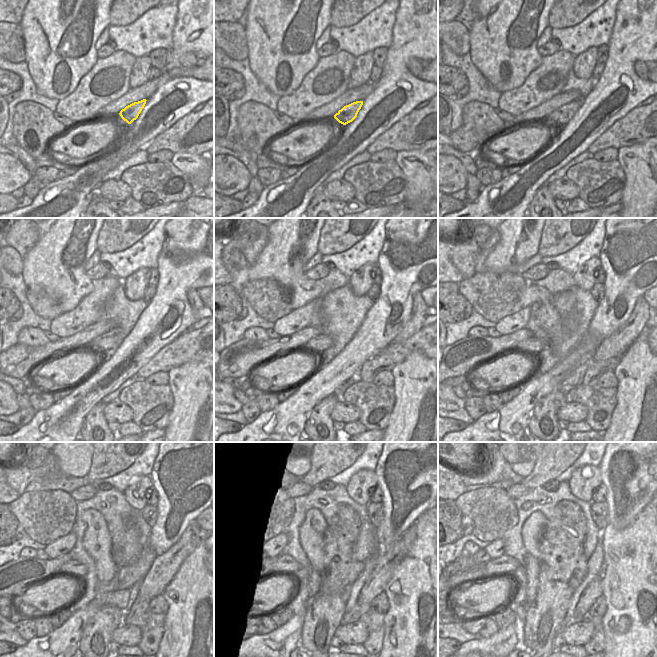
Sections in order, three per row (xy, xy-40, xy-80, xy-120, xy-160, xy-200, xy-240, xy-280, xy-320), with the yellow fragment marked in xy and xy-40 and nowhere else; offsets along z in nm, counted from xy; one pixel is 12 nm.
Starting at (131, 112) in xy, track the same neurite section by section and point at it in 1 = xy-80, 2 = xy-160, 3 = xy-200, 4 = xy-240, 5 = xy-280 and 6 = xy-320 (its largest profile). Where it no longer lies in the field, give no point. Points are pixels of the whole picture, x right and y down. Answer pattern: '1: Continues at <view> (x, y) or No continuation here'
1: Continues at xy-80 (562, 115)
2: Continues at xy-160 (322, 342)
3: Continues at xy-200 (533, 345)
4: Continues at xy-240 (79, 570)
5: Continues at xy-280 (285, 563)
6: Continues at xy-320 (505, 564).

